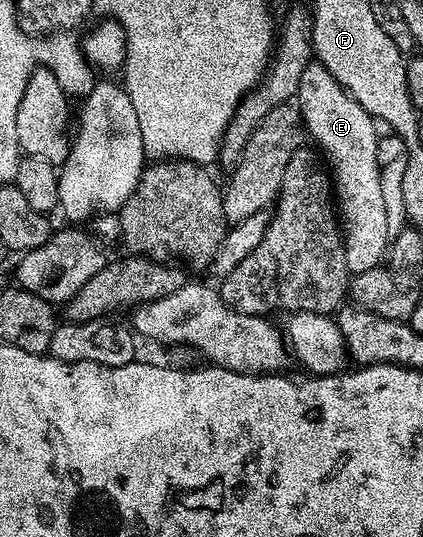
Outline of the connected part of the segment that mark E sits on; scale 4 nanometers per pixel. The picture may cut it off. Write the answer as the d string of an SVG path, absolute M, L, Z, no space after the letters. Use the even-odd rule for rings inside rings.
M313 62L302 74L298 107L304 118L307 135L317 140L315 143L319 151L326 157L334 173L349 273L381 267L383 260L380 259L383 256L385 259L390 241L387 238L386 207L382 200L381 167L376 161L377 125L368 112L358 106L356 99L337 82L331 70L322 67L319 62Z

